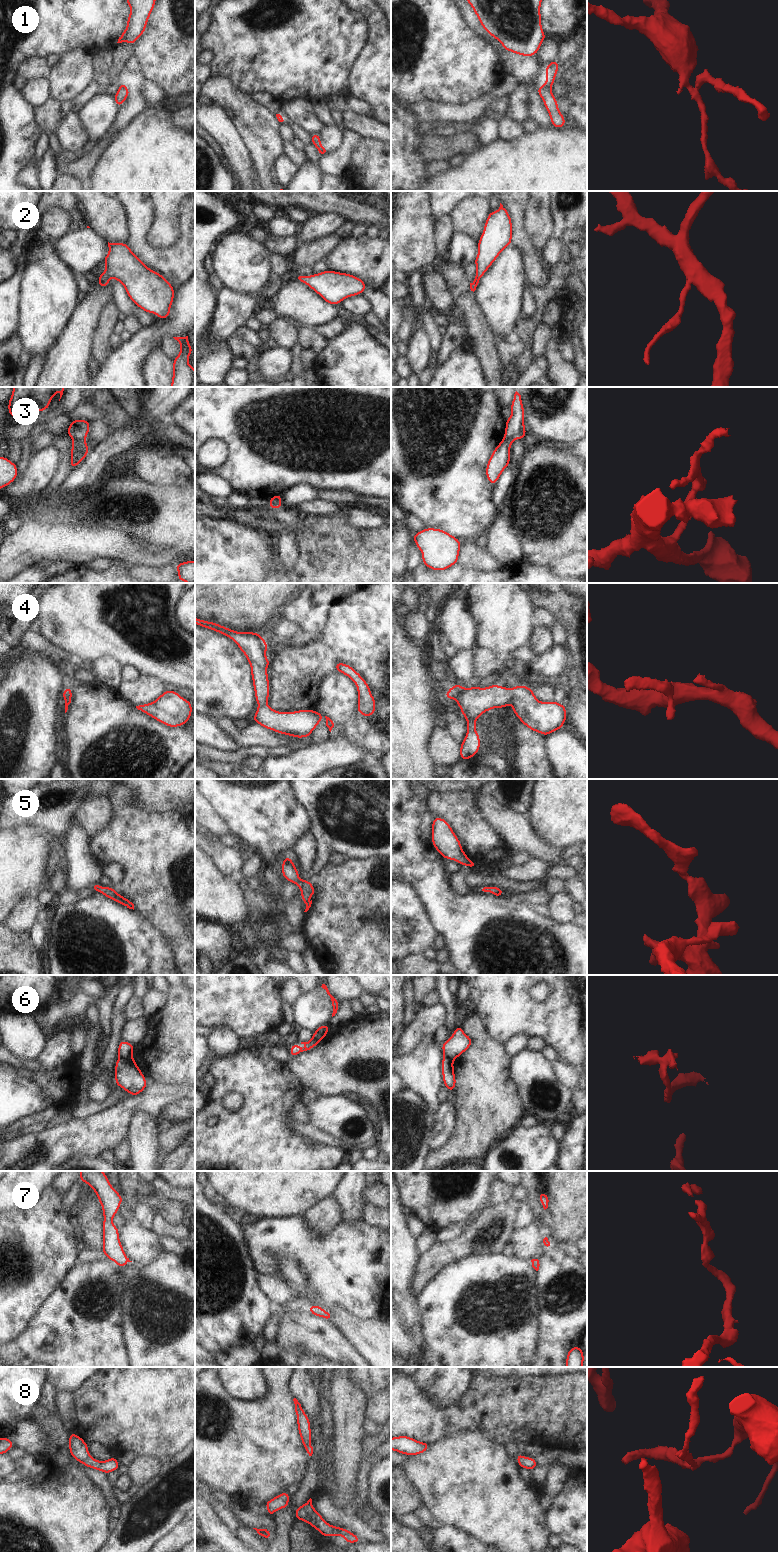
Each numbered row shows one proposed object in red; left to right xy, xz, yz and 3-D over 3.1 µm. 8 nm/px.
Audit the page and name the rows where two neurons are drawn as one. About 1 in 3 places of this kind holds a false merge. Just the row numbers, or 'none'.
1, 3, 6

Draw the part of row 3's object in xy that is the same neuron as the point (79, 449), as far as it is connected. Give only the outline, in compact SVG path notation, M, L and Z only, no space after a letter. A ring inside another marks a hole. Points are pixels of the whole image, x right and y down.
M73 441L71 446L70 468L75 468L80 462L84 461L89 453L89 447L85 441Z

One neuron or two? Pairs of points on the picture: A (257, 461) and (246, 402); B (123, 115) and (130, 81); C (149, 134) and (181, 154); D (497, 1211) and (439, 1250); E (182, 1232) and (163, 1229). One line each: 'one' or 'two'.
A: one
B: one
C: one
D: one
E: one

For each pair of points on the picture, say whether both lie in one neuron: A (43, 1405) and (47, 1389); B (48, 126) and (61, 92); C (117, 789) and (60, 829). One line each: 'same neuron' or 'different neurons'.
A: same neuron
B: different neurons
C: different neurons

